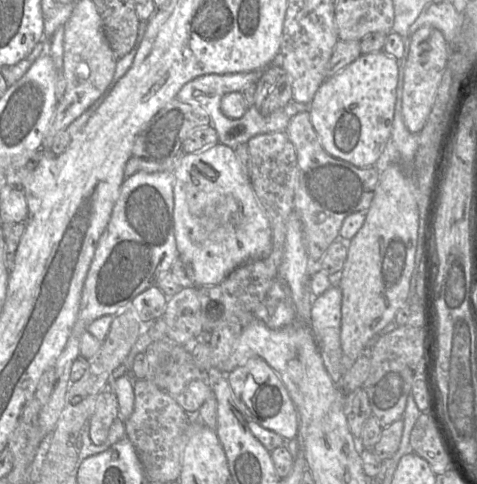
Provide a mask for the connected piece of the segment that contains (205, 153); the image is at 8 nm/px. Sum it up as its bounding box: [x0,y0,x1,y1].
[173,143,272,286]

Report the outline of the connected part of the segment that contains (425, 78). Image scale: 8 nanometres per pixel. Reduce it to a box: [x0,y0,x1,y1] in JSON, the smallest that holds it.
[402,26,449,133]

